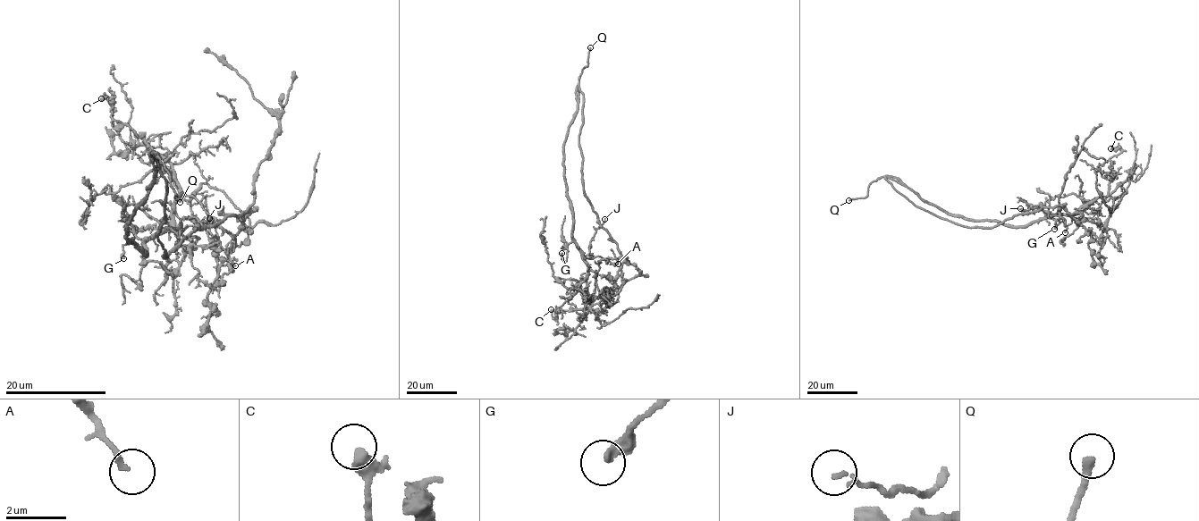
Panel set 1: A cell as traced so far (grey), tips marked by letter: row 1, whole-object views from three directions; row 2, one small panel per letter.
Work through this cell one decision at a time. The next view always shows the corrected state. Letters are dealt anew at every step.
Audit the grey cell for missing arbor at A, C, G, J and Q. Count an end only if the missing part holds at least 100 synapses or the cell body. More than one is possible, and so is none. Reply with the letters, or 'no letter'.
Q

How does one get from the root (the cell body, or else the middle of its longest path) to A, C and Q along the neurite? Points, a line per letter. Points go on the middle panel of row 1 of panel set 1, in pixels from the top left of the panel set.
A: (577, 110), (563, 143), (563, 179), (572, 213), (572, 238), (586, 257), (600, 256), (614, 265), (618, 264)
C: (577, 110), (563, 143), (563, 179), (572, 238), (587, 267), (590, 306), (557, 307), (556, 321), (551, 309)
Q: (577, 110), (578, 77), (587, 66), (590, 47)

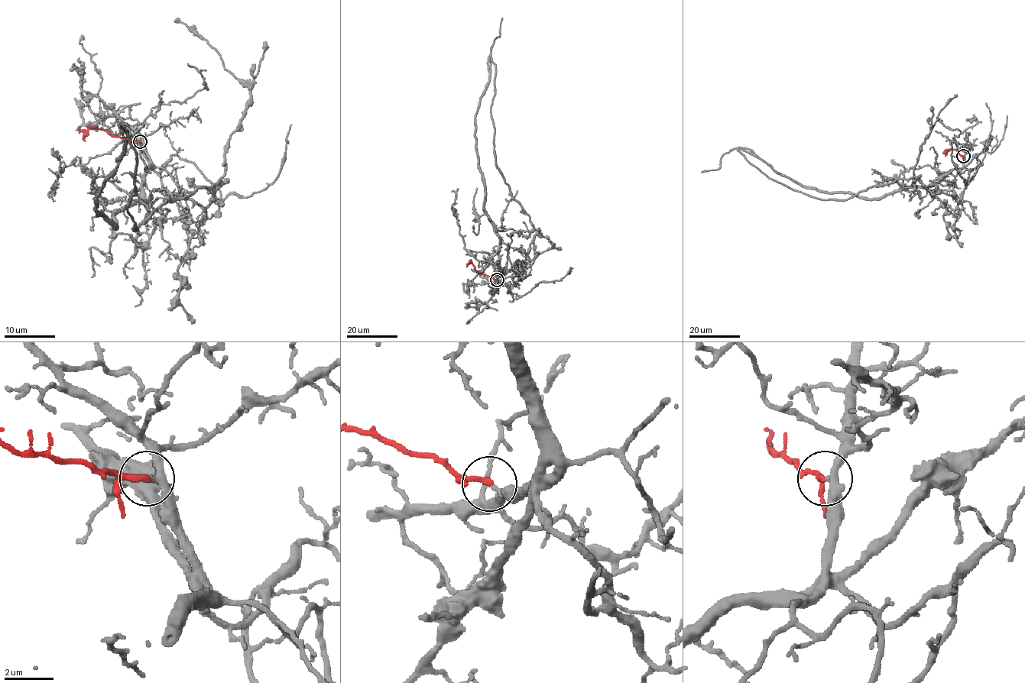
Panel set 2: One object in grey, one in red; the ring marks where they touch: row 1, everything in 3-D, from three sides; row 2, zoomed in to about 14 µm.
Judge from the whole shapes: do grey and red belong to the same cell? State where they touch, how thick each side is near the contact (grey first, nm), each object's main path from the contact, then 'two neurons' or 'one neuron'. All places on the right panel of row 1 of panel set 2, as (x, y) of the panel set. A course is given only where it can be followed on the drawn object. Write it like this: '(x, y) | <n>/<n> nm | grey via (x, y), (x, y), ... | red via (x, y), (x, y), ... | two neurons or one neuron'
(963, 156) | 280/220 nm | grey via (963, 156), (931, 186), (862, 199), (802, 187), (738, 151), (793, 189), (847, 199), (909, 179), (956, 95) | red via (963, 156), (952, 149), (945, 150), (951, 149) | one neuron

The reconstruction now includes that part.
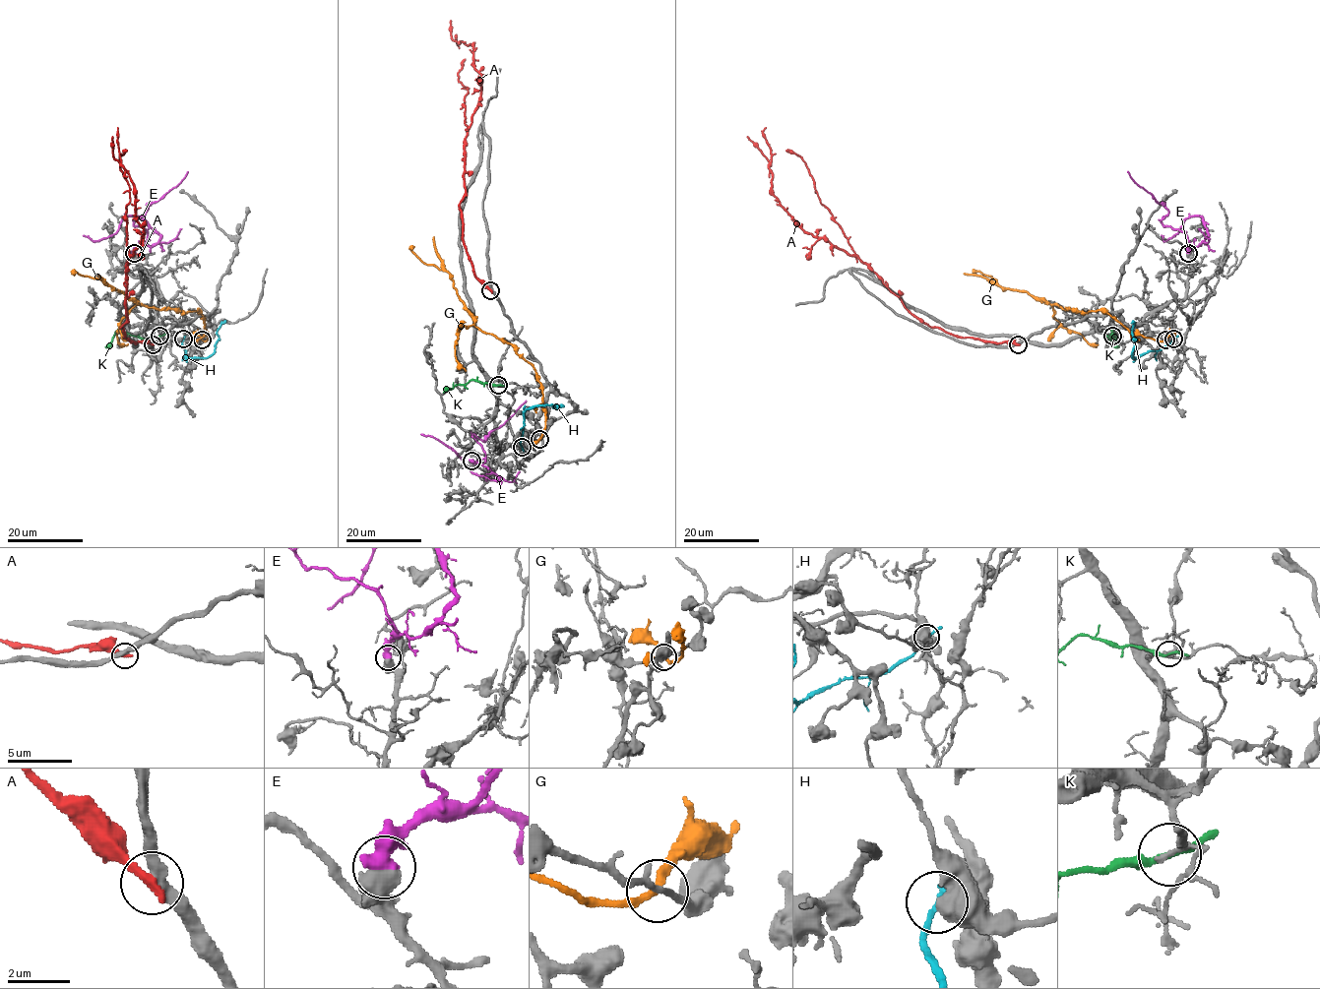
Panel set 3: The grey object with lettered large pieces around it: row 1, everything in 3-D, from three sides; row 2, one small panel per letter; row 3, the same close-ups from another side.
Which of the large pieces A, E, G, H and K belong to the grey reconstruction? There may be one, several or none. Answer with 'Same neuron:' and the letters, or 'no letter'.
Same neuron: E

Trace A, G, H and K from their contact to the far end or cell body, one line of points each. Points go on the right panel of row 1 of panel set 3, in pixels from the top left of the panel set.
A: (1017, 344), (958, 338), (928, 326), (857, 258), (805, 232), (773, 193), (771, 148), (763, 133), (766, 127)
G: (1166, 339), (1132, 335), (1105, 312), (1064, 310), (1026, 291), (1003, 289), (990, 276), (977, 272), (973, 274)
H: (1173, 339), (1155, 350), (1132, 357), (1135, 346), (1133, 321)
K: (1112, 336), (1110, 339), (1107, 336), (1112, 330), (1118, 347)

